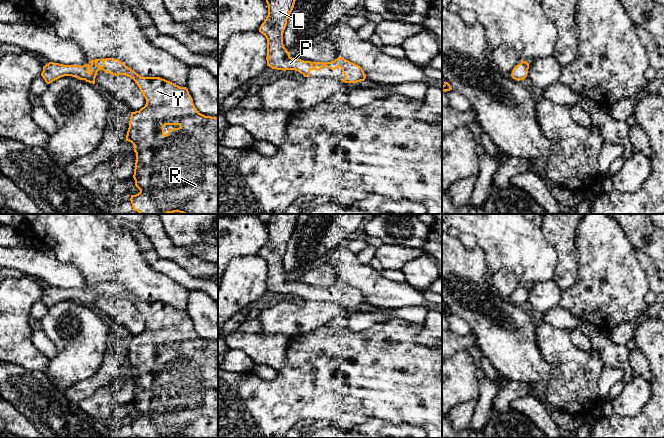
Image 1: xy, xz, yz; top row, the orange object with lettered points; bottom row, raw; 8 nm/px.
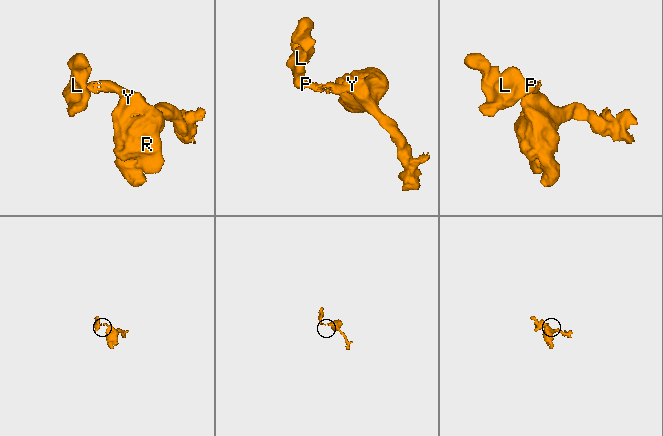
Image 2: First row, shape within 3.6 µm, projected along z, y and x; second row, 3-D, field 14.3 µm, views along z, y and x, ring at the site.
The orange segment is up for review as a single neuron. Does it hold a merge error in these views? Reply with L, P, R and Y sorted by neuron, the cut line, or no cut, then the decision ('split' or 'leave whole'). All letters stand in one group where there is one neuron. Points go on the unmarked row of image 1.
L P R Y; no cut; leave whole

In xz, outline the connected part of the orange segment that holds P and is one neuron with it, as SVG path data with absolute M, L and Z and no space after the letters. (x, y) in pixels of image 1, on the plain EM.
M272 214L265 223L268 229L268 240L261 248L259 256L267 263L267 290L277 294L295 294L304 301L310 301L311 294L320 295L323 290L335 294L342 293L345 307L364 305L366 299L363 293L343 281L331 286L311 286L292 282L283 268L283 256L287 243L291 238L296 225L298 214Z

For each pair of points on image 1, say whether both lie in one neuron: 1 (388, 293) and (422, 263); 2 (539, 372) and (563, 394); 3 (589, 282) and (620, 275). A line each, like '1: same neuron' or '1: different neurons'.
1: different neurons
2: different neurons
3: same neuron

